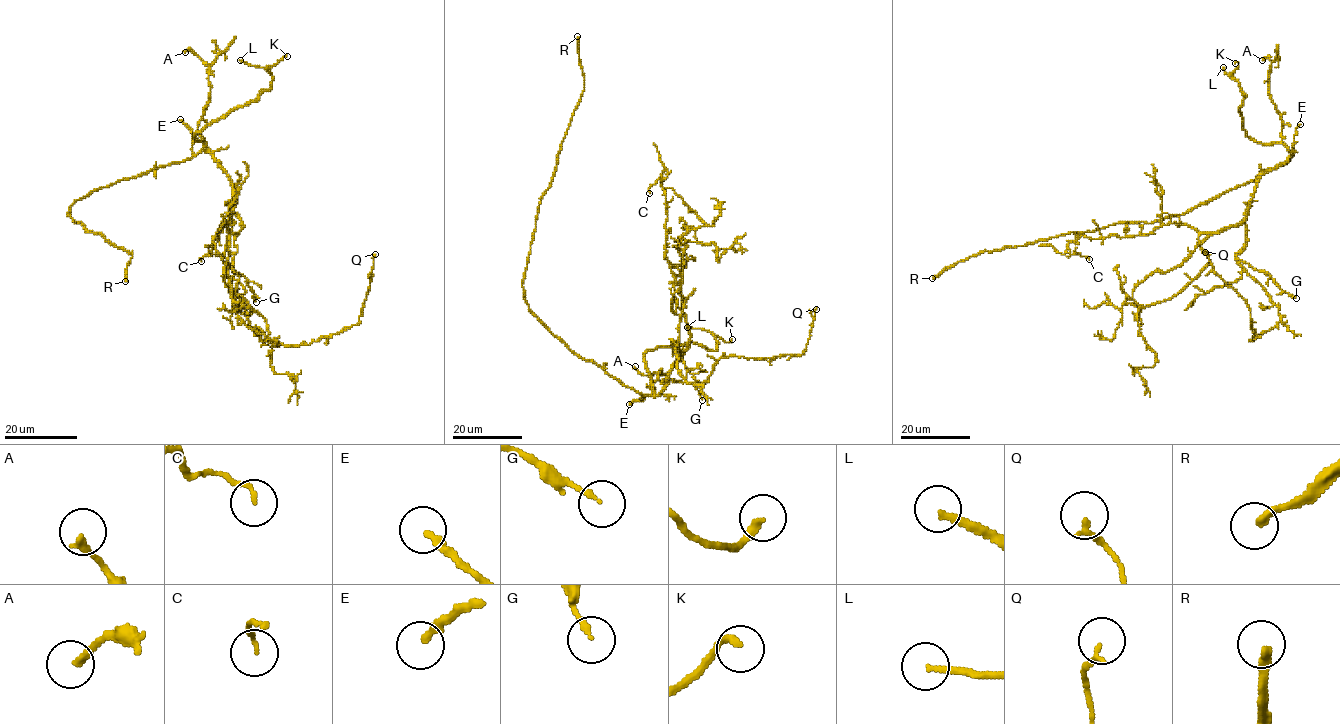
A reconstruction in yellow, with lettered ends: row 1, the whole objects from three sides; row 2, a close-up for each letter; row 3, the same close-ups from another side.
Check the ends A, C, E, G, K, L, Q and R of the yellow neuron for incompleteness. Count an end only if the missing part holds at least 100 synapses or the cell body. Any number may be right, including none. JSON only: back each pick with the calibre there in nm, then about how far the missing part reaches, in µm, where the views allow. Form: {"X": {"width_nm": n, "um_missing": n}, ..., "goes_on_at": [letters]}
{"K": {"width_nm": 220, "um_missing": 140}, "L": {"width_nm": 200, "um_missing": 140}, "R": {"width_nm": 260, "um_missing": 25}, "goes_on_at": ["K", "L", "R"]}

